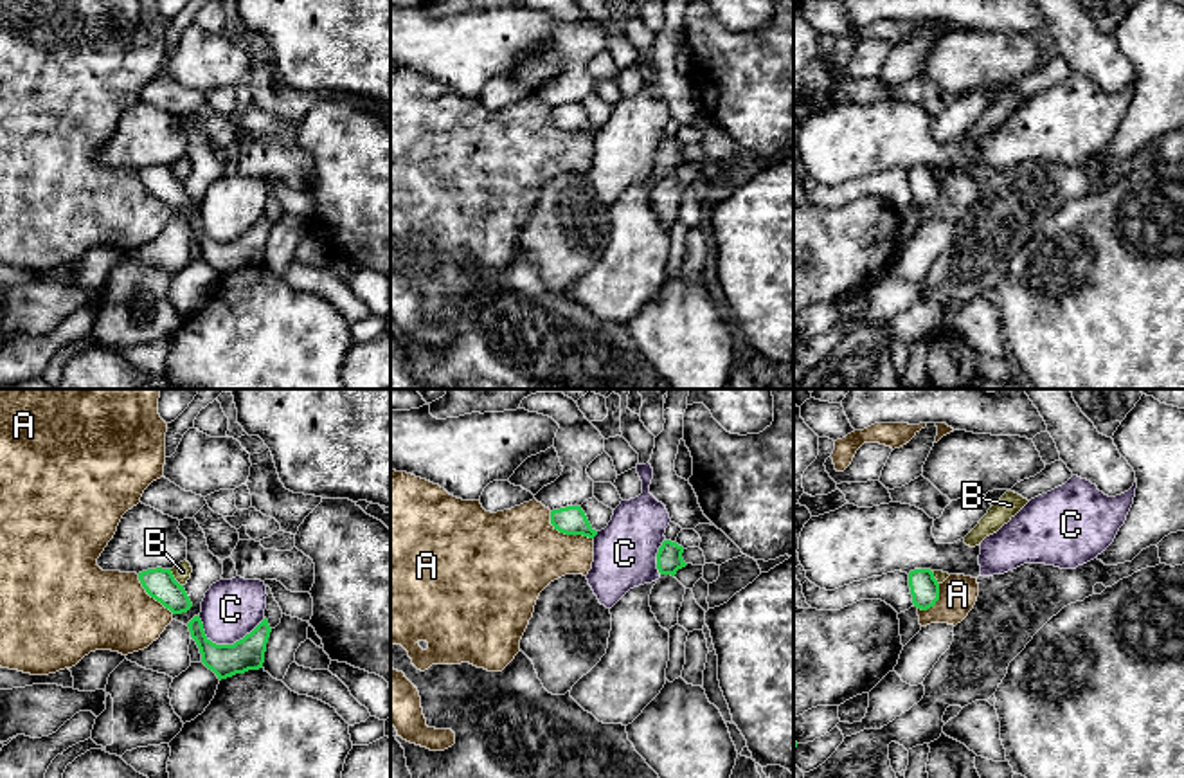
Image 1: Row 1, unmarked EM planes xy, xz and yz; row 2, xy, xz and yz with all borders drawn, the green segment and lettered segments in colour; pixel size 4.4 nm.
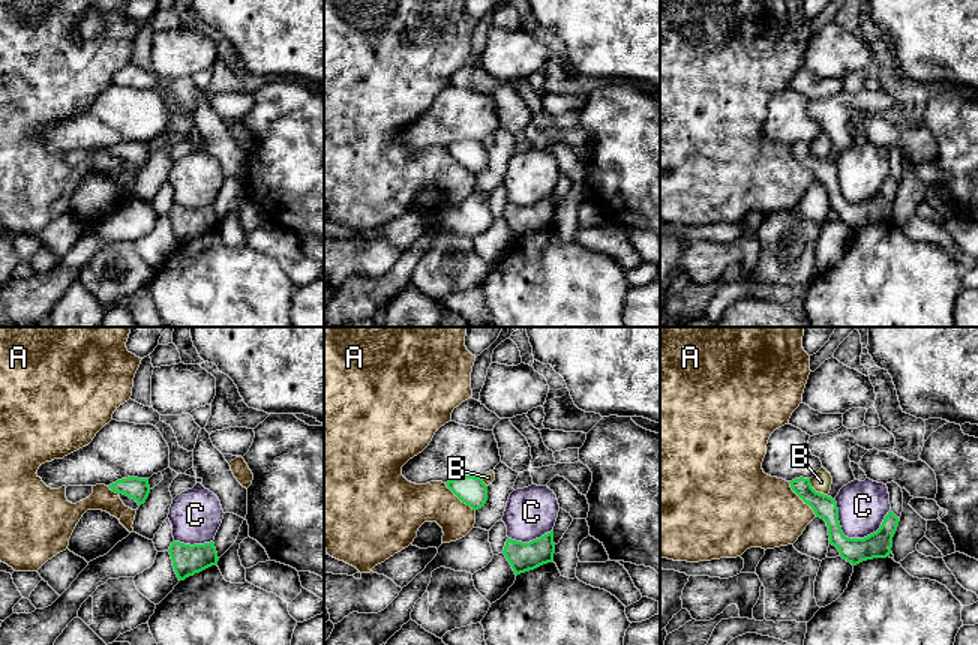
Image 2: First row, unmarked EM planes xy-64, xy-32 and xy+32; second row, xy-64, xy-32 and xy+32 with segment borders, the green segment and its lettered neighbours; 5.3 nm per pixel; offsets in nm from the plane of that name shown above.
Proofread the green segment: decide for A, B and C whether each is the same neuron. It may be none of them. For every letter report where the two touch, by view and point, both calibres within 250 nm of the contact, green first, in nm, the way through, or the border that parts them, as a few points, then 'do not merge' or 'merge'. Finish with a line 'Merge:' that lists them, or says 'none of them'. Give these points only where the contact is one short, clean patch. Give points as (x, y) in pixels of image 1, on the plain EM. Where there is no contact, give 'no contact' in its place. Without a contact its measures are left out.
A: meets green in xz at (567, 130); 130 nm thick on the green side, 400 nm on the other; border along xz (549, 108), (549, 117), (560, 128), (582, 130), (592, 135); do not merge
B: meets green in xy at (173, 175); 140 nm thick on the green side, 80 nm on the other; border along xy (170, 166), (182, 182); do not merge
C: meets green in xy at (227, 242); 140 nm thick on the green side, 260 nm on the other; do not merge
Merge: none of them

